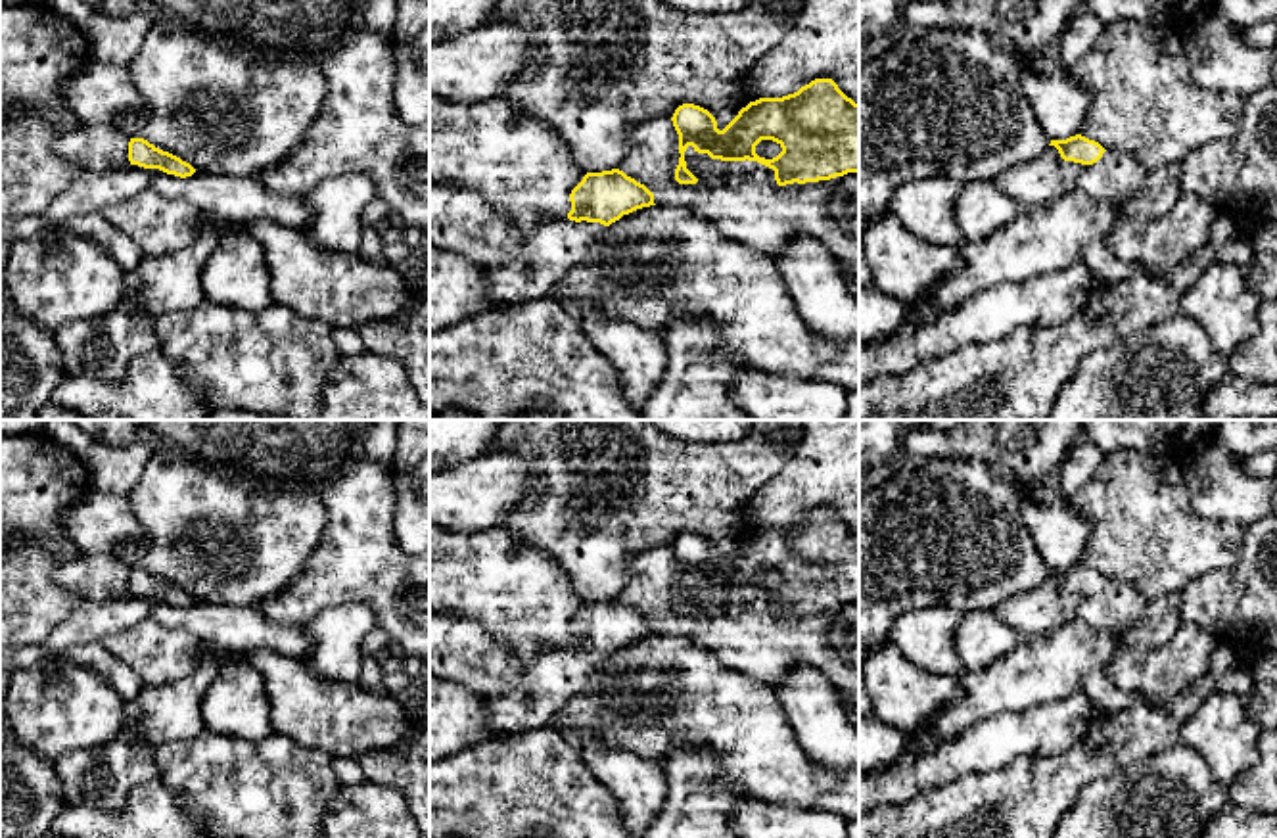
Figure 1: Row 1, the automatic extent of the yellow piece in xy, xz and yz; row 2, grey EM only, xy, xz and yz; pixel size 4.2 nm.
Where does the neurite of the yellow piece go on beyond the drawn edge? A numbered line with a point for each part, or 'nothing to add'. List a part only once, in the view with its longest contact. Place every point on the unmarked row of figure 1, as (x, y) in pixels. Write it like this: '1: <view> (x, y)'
1: xz (545, 685)

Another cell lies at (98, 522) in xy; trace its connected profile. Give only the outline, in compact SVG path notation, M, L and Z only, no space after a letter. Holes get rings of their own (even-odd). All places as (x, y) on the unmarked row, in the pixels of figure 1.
M90 491L65 510L61 524L81 554L111 556L117 545L142 537L125 495Z

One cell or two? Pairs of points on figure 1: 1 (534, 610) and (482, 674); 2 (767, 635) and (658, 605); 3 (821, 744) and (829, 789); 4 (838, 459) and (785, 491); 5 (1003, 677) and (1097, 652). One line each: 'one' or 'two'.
1: two
2: one
3: two
4: one
5: one

